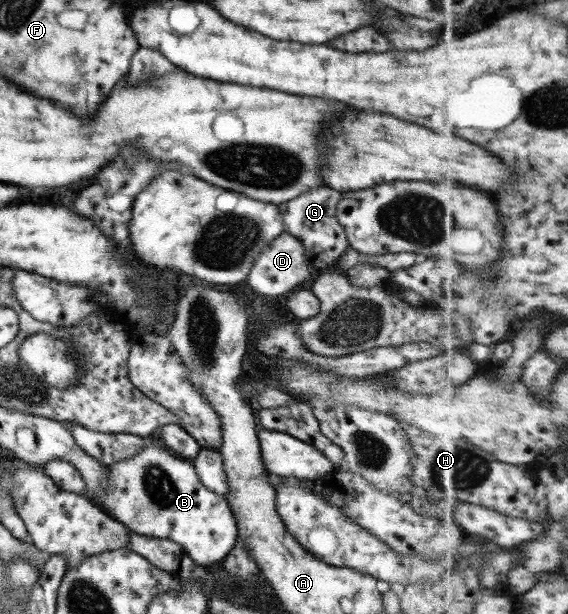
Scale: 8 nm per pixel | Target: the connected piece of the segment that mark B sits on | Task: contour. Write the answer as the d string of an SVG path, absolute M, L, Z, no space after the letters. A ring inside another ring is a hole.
M153 441L151 444L145 444L134 457L105 466L105 469L109 474L103 486L97 492L85 492L85 496L107 515L121 522L129 532L171 540L182 547L188 558L203 566L224 559L231 550L237 539L237 526L230 506L226 498L212 492L198 480L192 462L174 456L159 441Z

